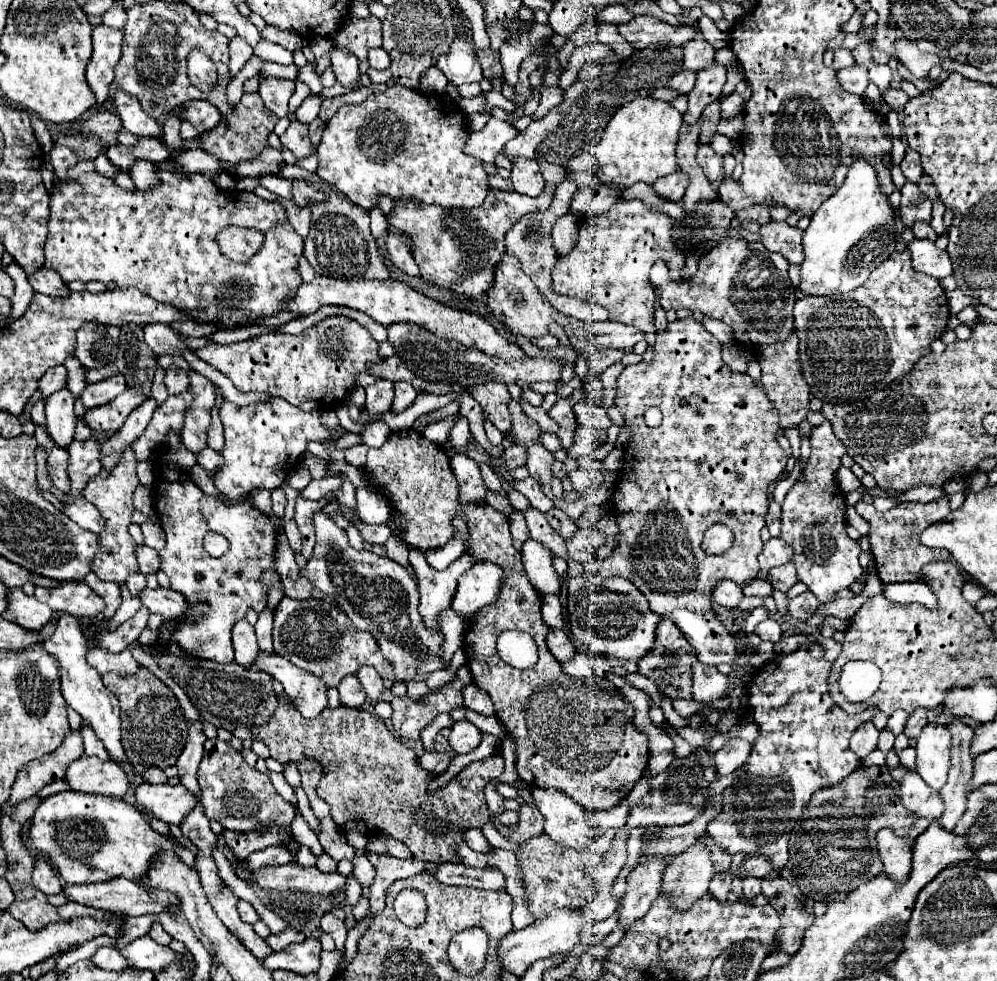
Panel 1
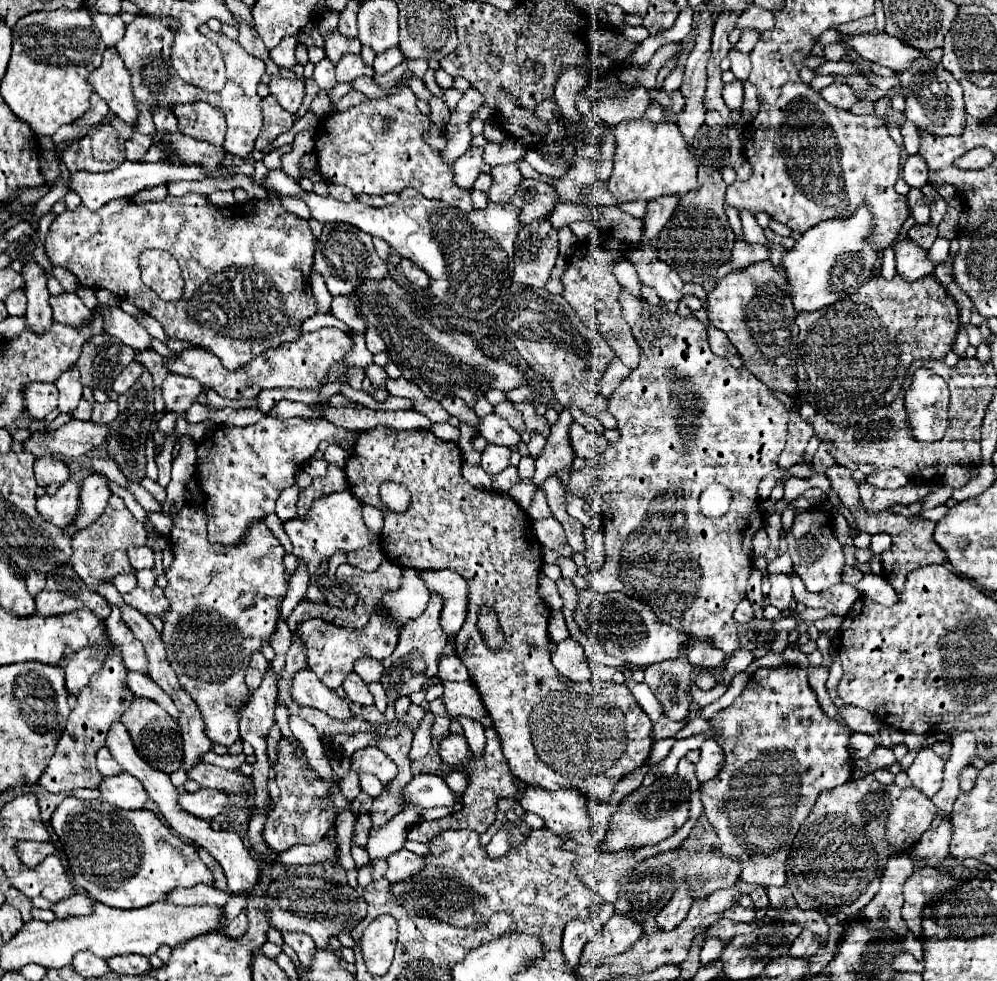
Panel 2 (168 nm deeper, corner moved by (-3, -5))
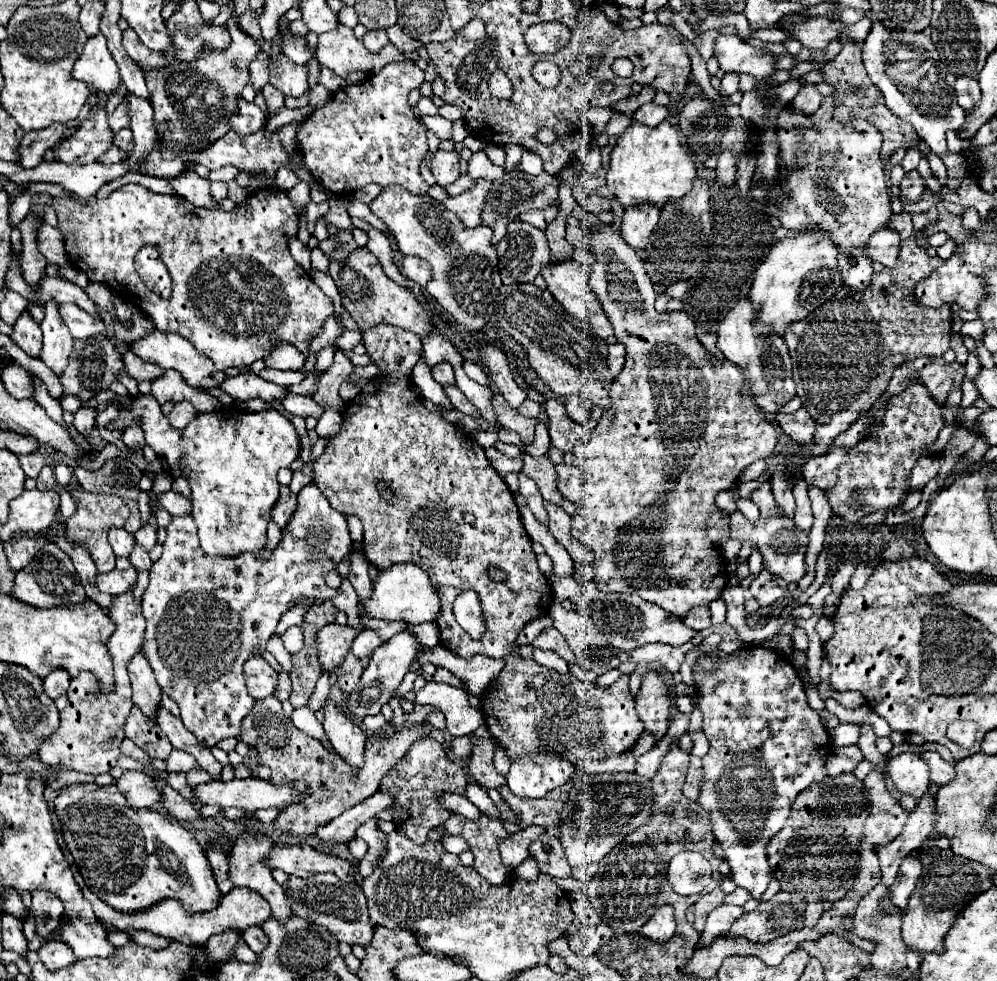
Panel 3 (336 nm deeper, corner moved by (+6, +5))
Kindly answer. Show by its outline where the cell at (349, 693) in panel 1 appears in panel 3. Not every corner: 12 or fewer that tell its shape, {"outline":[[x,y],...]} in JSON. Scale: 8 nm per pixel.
{"outline":[[348,652],[336,666],[338,686],[346,694],[356,690],[364,672],[360,658]]}

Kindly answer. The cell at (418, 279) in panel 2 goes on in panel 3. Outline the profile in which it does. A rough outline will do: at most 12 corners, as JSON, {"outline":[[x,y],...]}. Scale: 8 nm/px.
{"outline":[[406,256],[402,274],[418,286],[426,286],[430,264],[416,256]]}

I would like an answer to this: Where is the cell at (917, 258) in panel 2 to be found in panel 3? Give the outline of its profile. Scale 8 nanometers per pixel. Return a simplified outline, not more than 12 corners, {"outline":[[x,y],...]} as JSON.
{"outline":[[880,228],[866,242],[864,256],[894,268],[900,236]]}

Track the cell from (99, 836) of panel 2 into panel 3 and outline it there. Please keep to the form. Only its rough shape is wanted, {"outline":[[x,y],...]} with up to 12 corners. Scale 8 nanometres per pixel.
{"outline":[[116,784],[54,804],[86,886],[110,908],[218,908],[180,822]]}

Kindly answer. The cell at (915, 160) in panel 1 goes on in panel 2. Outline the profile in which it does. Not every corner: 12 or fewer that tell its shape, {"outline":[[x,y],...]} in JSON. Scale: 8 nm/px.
{"outline":[[907,156],[903,180],[915,188],[927,184],[921,156]]}

